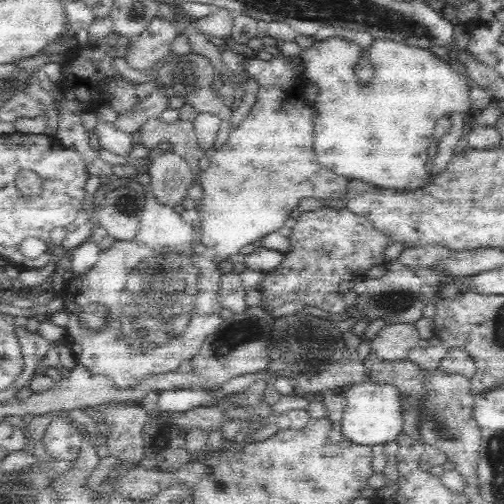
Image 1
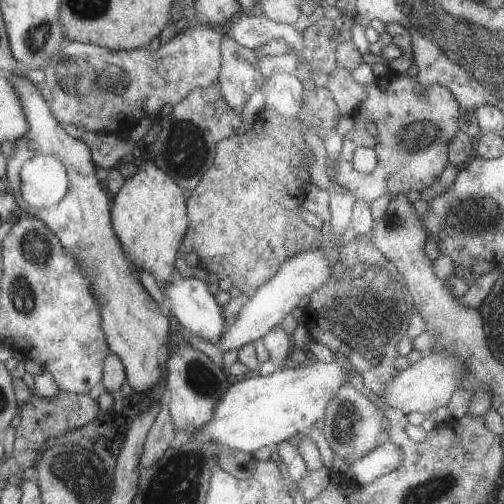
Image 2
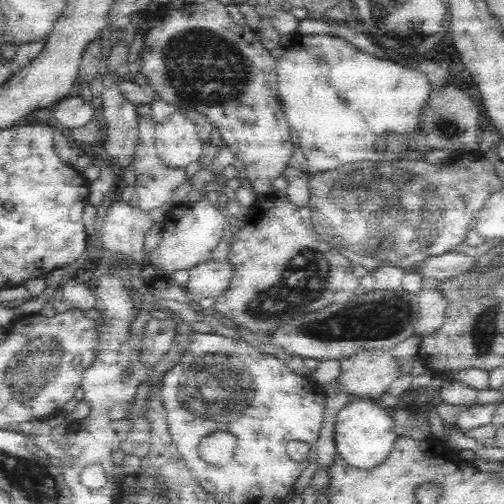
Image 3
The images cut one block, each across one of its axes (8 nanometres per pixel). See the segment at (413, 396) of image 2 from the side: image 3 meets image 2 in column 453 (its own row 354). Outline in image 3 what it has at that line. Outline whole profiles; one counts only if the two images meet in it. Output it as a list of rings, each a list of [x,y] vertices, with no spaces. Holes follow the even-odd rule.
[[[358,352],[356,356],[340,362],[338,386],[350,396],[362,400],[382,400],[390,384],[400,376],[400,364],[394,362],[392,352]]]

